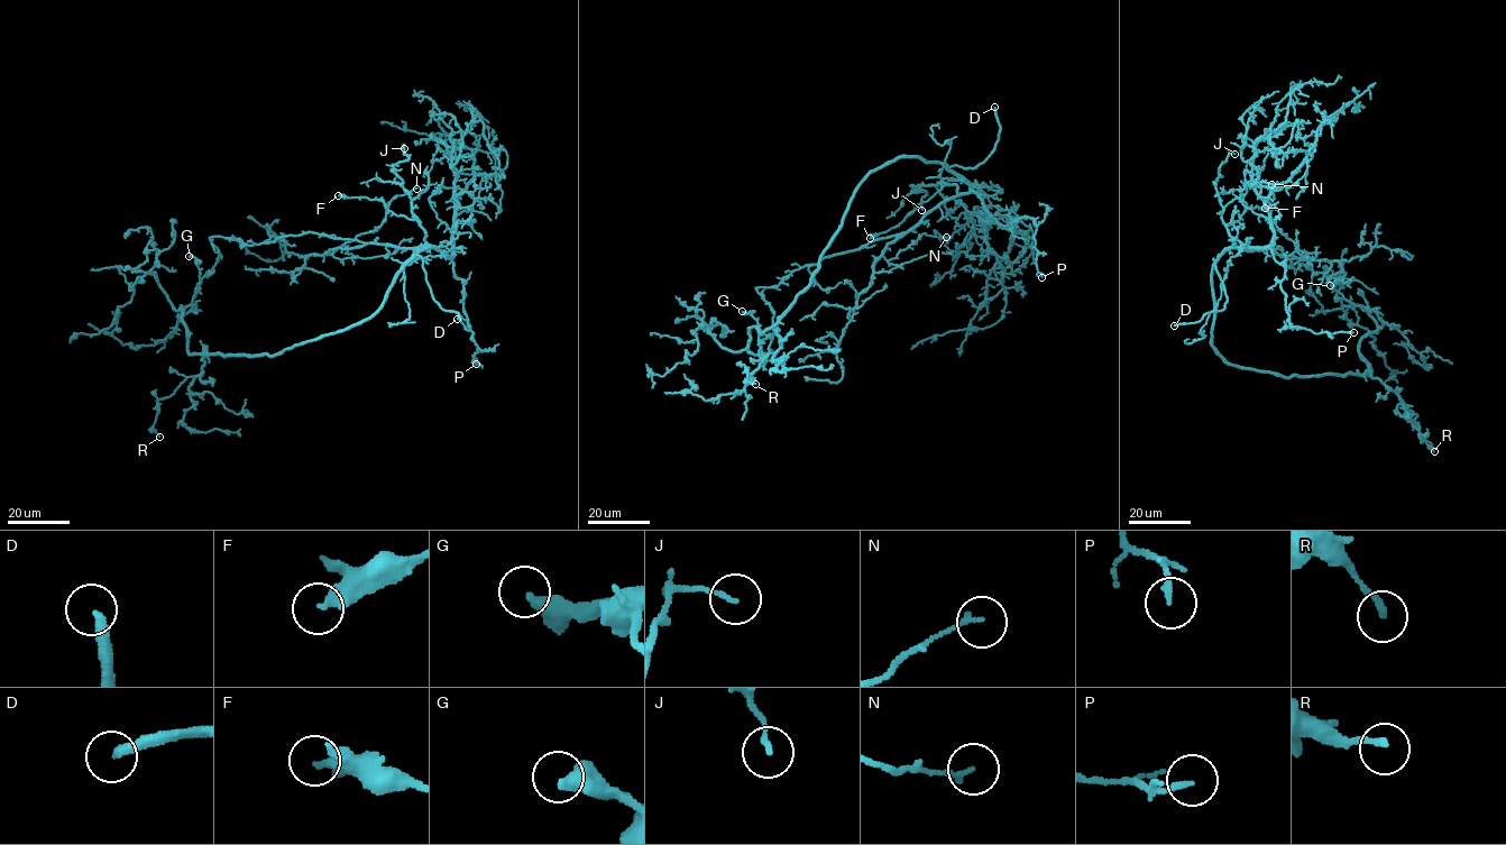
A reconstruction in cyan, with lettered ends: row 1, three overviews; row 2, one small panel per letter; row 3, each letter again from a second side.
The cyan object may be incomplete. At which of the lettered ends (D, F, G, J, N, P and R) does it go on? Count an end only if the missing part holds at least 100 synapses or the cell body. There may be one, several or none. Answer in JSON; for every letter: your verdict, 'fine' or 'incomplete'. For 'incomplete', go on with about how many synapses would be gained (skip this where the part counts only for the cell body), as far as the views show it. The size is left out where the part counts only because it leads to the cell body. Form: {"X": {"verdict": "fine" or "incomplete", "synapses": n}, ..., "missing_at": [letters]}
{"D": {"verdict": "incomplete"}, "F": {"verdict": "fine"}, "G": {"verdict": "fine"}, "J": {"verdict": "fine"}, "N": {"verdict": "fine"}, "P": {"verdict": "fine"}, "R": {"verdict": "fine"}, "missing_at": ["D"]}

